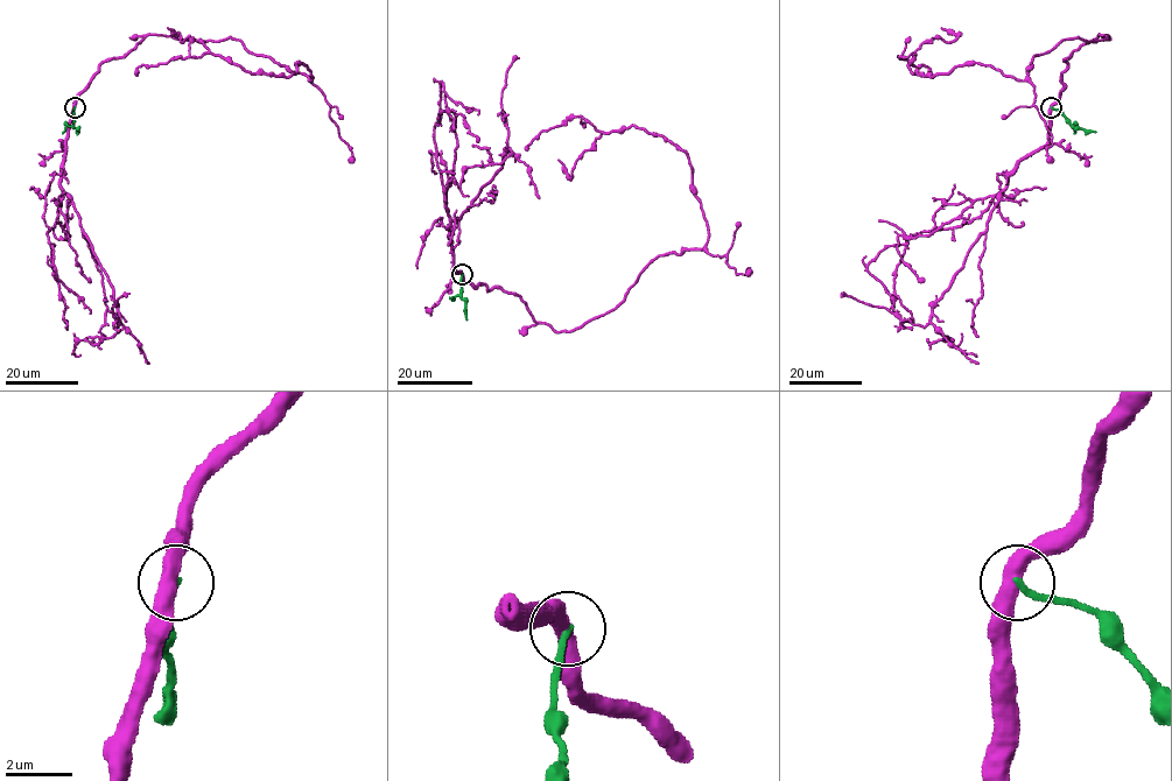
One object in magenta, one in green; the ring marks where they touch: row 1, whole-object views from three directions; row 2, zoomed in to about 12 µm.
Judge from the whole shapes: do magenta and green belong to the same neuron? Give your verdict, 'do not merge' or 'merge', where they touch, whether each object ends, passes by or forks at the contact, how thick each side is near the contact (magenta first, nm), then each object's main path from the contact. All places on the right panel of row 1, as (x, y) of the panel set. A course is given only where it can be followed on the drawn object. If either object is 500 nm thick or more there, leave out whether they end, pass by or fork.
do not merge; place (1051, 107); magenta passes by; green ends; calibres 460 and 200 nm; course magenta (1051, 107), (1065, 60), (1108, 35), (1062, 39), (1024, 81), (978, 63), (923, 76), (899, 56), (932, 76); course green (1051, 107), (1059, 110), (1075, 127), (1096, 132)

